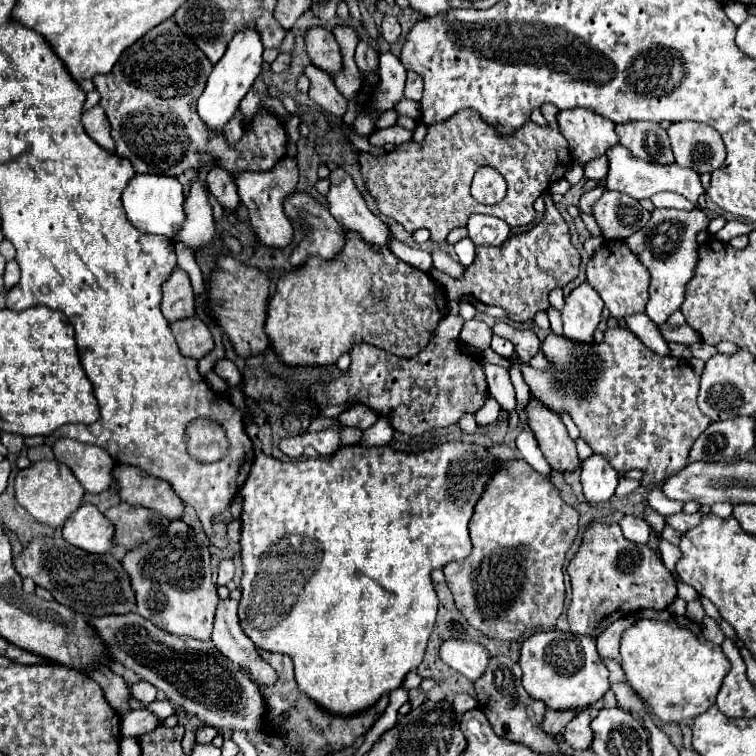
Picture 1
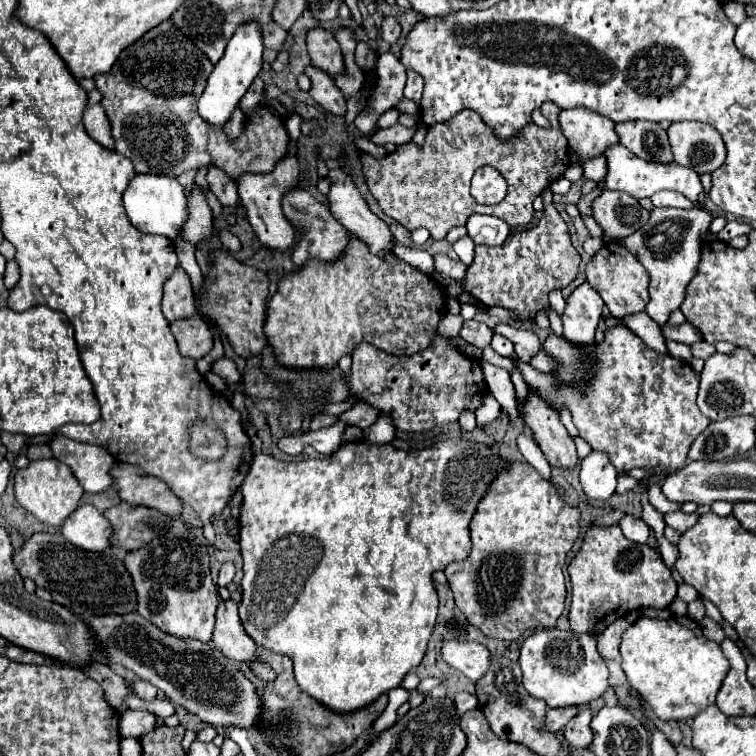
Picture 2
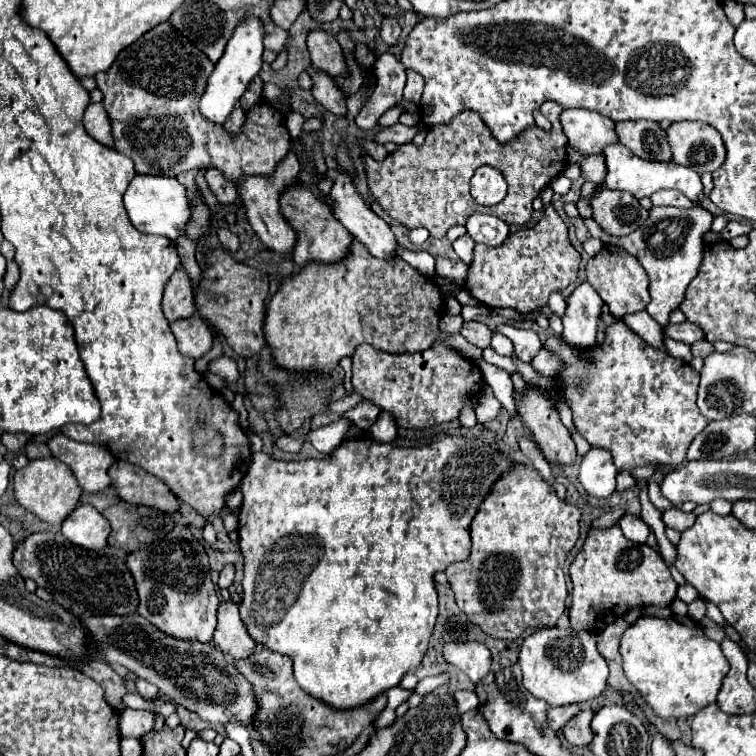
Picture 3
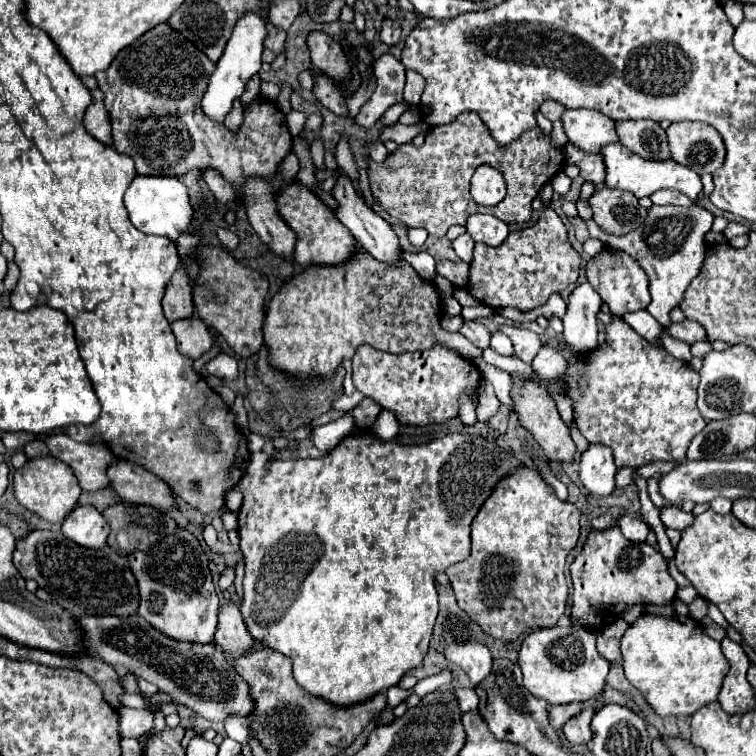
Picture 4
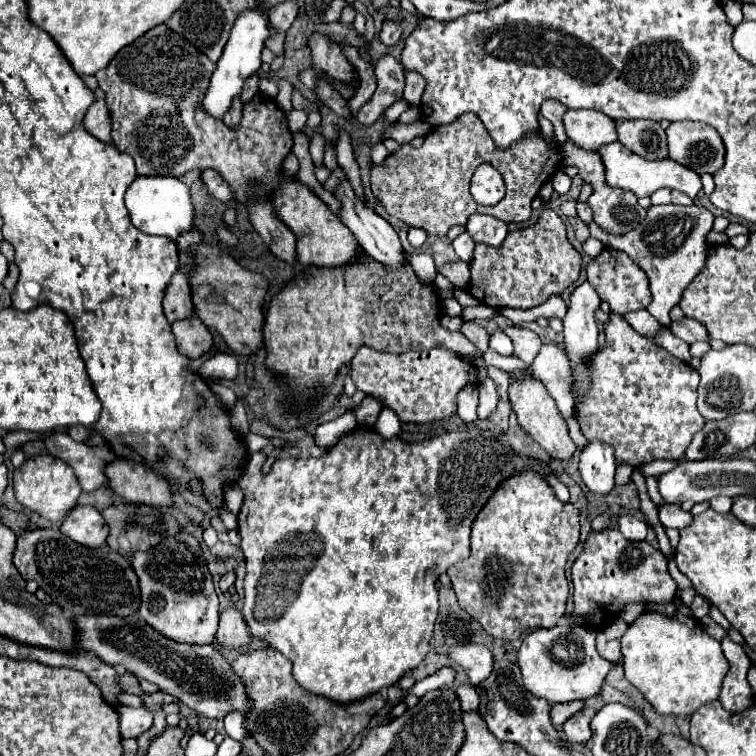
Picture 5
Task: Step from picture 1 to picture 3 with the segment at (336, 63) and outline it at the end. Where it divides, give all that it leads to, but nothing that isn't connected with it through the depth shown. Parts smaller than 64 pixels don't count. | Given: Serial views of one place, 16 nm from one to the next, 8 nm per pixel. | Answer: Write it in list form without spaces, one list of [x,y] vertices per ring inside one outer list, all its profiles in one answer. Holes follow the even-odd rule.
[[[314,30],[308,34],[308,50],[312,58],[312,66],[320,72],[326,72],[330,78],[348,76],[348,66],[344,52],[336,38],[328,32]]]

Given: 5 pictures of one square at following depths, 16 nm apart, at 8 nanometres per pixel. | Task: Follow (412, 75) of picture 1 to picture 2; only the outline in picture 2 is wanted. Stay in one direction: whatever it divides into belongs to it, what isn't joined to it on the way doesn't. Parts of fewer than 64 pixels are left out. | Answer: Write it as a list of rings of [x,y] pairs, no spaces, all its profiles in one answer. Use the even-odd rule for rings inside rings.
[[[408,70],[408,80],[406,80],[406,88],[404,88],[404,96],[414,100],[414,102],[420,102],[420,96],[422,96],[422,88],[424,88],[424,80],[420,74]]]

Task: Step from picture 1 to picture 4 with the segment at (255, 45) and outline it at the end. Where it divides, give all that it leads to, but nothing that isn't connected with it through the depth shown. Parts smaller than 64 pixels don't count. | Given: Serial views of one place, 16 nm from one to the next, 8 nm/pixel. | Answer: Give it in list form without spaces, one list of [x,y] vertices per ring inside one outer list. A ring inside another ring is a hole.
[[[244,12],[238,20],[236,20],[236,26],[232,30],[232,36],[224,48],[224,54],[222,58],[218,60],[216,64],[216,70],[214,74],[210,76],[210,84],[208,84],[208,90],[202,98],[202,110],[206,116],[210,116],[212,120],[218,120],[218,122],[224,122],[224,116],[232,110],[232,102],[244,92],[244,86],[246,82],[258,74],[260,66],[262,66],[262,42],[264,38],[268,36],[268,30],[266,30],[266,18],[262,14],[256,14],[256,12]]]

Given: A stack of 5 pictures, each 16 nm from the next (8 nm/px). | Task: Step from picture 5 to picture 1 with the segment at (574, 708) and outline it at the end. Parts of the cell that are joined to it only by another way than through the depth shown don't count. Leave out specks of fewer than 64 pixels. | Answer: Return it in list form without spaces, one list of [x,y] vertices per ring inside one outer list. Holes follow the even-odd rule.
[[[548,710],[546,712],[546,718],[544,718],[544,730],[548,734],[560,734],[564,730],[564,726],[576,716],[578,712],[552,712]]]

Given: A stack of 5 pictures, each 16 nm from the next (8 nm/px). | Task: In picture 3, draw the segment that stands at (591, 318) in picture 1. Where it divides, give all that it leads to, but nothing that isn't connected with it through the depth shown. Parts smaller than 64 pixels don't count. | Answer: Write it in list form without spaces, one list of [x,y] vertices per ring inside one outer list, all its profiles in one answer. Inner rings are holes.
[[[584,282],[580,284],[568,298],[564,322],[564,334],[568,346],[574,350],[588,350],[596,346],[596,330],[598,330],[598,314],[602,312],[602,298],[596,290]]]

